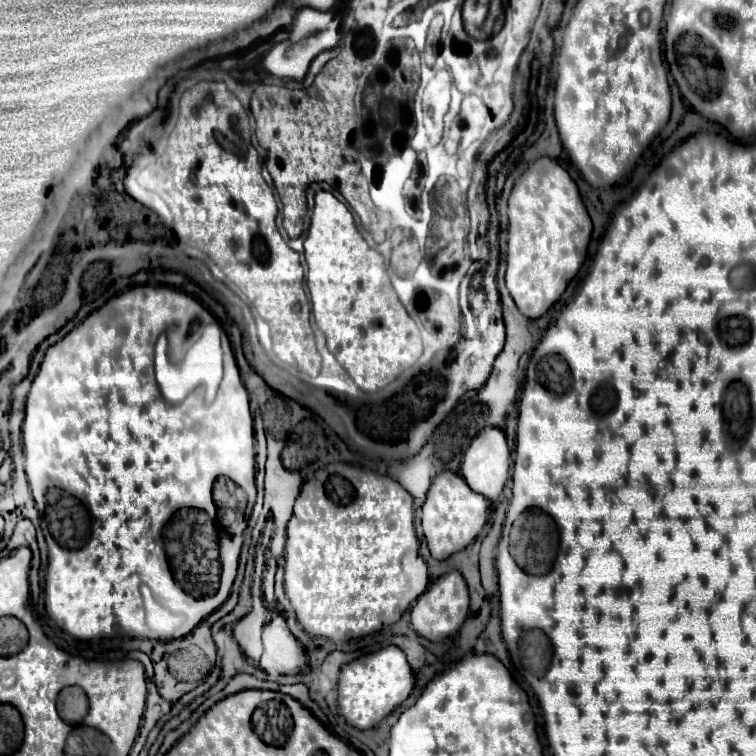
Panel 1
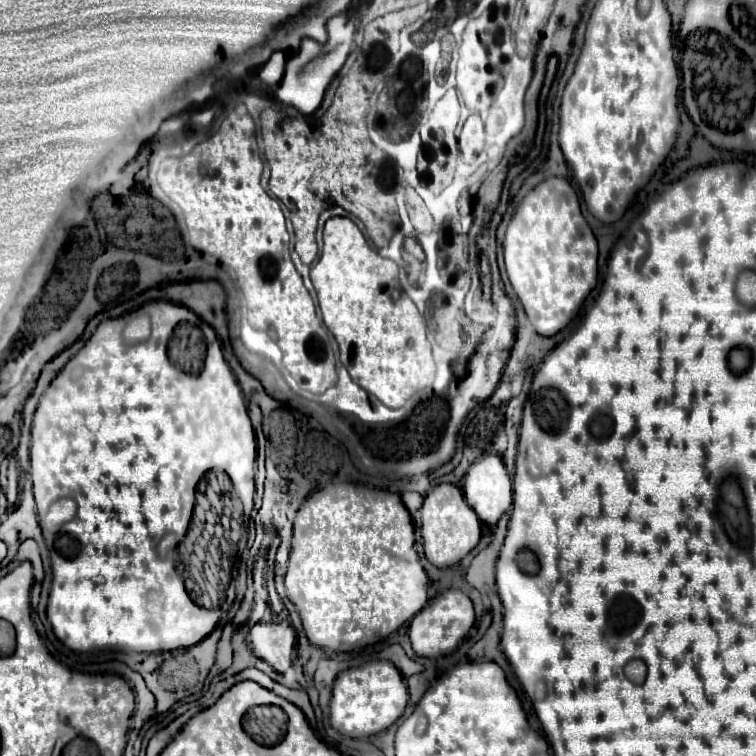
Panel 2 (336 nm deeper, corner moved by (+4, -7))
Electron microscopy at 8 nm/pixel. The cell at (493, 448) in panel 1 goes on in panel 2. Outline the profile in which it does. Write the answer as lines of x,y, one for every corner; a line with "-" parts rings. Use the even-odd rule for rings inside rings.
483,455
475,459
463,477
463,495
477,517
495,525
511,507
511,477
499,455

